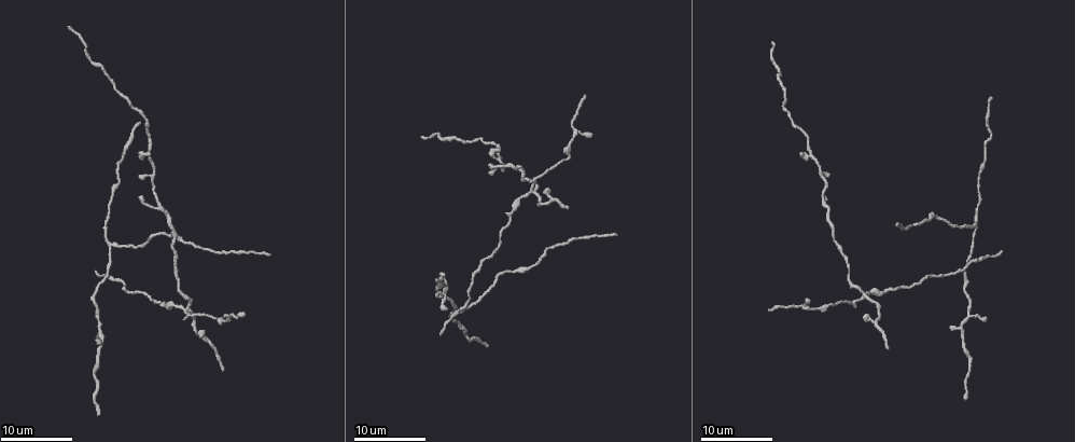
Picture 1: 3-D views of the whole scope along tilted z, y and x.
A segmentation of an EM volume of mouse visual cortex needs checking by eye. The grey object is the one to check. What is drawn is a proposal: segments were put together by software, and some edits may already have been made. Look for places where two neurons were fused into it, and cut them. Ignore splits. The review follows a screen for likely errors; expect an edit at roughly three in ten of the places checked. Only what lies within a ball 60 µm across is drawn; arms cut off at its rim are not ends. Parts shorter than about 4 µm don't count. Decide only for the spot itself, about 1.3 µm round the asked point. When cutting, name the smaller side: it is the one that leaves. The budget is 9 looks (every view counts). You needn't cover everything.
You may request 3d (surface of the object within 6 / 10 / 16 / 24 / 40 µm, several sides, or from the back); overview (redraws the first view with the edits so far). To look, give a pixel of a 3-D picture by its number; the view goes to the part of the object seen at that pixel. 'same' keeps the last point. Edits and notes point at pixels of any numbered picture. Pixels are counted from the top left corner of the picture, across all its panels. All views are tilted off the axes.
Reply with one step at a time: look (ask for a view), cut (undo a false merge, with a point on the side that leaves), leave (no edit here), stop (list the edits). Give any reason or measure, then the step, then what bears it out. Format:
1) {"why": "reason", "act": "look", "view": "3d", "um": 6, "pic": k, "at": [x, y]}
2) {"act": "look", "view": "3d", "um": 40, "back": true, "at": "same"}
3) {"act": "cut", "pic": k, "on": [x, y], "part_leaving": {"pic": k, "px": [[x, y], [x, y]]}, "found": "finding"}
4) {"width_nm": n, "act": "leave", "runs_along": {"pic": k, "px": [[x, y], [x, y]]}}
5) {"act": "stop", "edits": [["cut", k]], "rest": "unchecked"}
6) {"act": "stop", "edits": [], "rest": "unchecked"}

{"why": "sudden change in width", "act": "look", "view": "3d", "um": 16, "pic": 1, "at": [959, 328]}

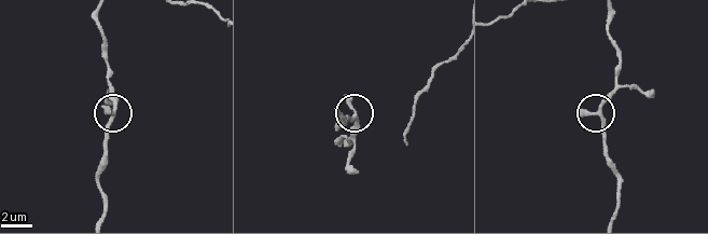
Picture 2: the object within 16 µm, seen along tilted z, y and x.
{"why": "zoom in", "act": "look", "view": "3d", "um": 6, "pic": 2, "at": [356, 116]}

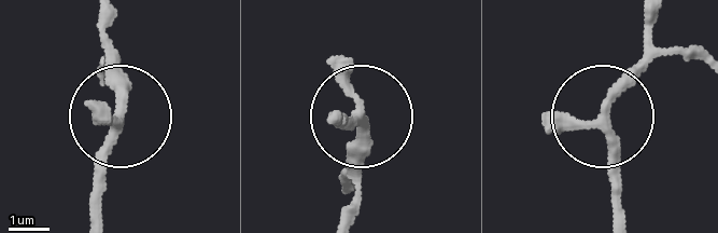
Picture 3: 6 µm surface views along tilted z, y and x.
{"width_nm": 240, "act": "leave", "runs_along": {"pic": 3, "px": [[99, 18], [118, 104], [98, 217]]}, "found": "one neuron here"}

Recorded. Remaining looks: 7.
{"why": "arms part here", "act": "look", "view": "3d", "um": 24, "pic": 1, "at": [108, 243]}

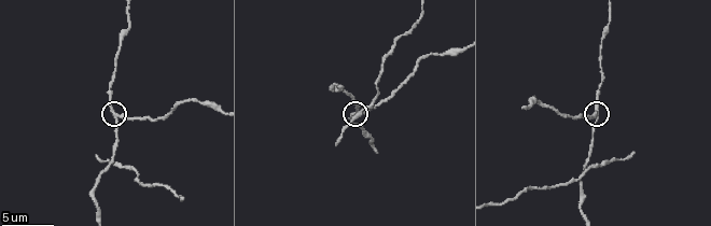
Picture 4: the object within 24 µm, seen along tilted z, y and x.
{"act": "look", "view": "3d", "um": 10, "pic": 4, "at": [116, 114]}

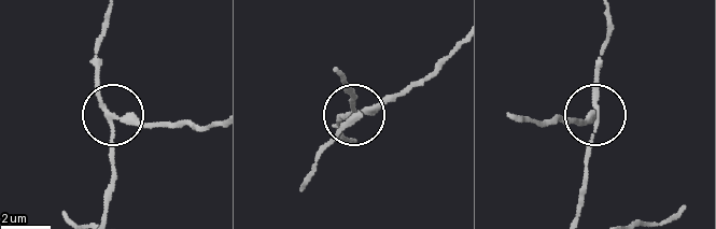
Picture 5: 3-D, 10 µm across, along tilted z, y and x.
{"side_arm_um": 21, "arms": 3, "act": "cut", "pic": 5, "on": [144, 126], "found": "a second neuron is stuck on"}

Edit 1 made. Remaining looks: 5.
{"act": "look", "view": "overview"}

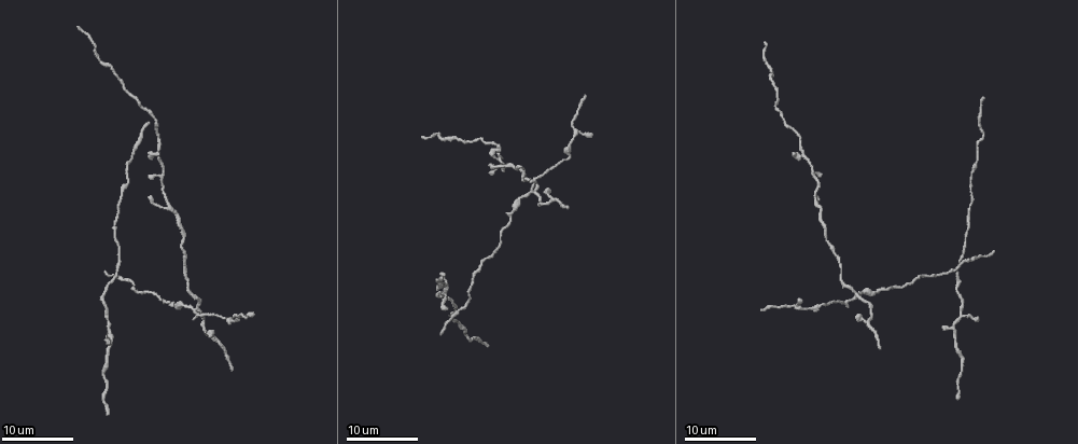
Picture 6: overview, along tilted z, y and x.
{"why": "calibre changes", "act": "look", "view": "3d", "um": 24, "pic": 6, "at": [104, 373]}

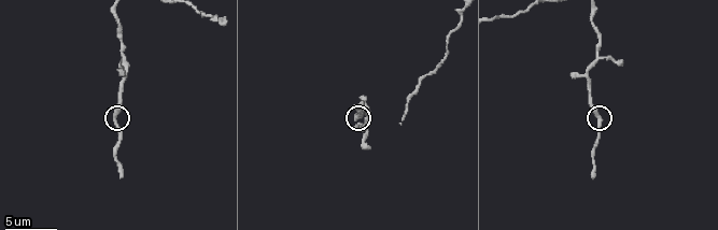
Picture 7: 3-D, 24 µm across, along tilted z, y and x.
{"act": "look", "view": "3d", "um": 10, "pic": 7, "at": [355, 117]}

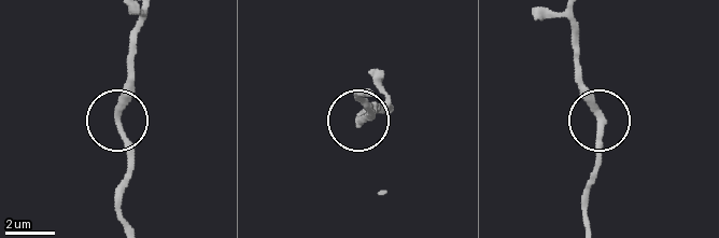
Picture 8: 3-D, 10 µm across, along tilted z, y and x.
{"width_nm": 280, "act": "leave", "runs_along": {"pic": 8, "px": [[144, 20], [131, 88], [120, 115], [126, 180]]}, "found": "one neuron here"}

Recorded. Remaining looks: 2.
{"why": "thin neck", "act": "look", "view": "3d", "um": 24, "pic": 6, "at": [129, 92]}

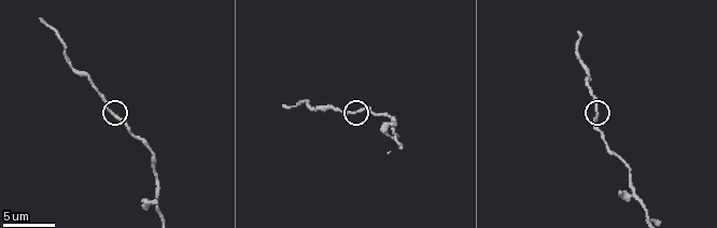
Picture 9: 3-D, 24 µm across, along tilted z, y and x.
{"why": "zoom in", "act": "look", "view": "3d", "um": 10, "pic": 9, "at": [110, 114]}

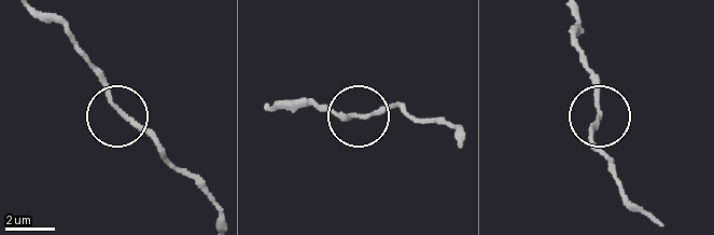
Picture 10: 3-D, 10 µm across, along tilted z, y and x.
{"act": "leave", "found": "one neuron here"}

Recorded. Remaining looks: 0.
{"act": "stop", "edits": [["cut", 5]], "rest": "unchecked"}

